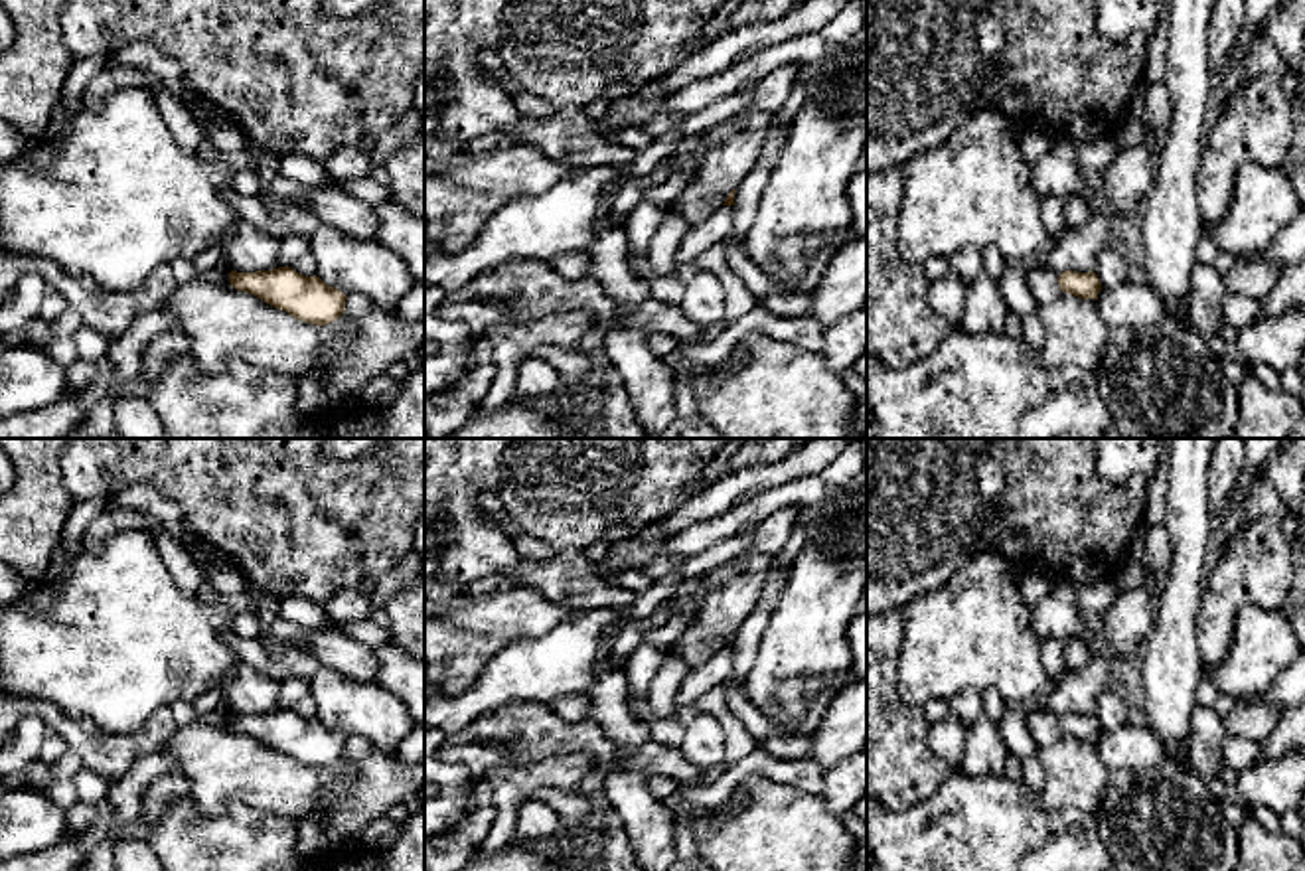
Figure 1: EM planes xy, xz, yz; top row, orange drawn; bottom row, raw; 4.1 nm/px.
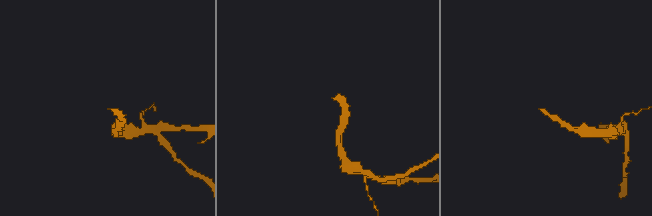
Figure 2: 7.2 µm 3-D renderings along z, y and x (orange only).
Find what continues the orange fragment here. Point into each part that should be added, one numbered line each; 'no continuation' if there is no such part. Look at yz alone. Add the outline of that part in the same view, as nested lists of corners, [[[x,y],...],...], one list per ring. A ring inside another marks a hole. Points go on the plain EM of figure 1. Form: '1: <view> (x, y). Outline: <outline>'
1: yz (1043, 725). Outline: [[[1029,705],[1025,725],[1036,747],[1046,747],[1062,737],[1058,727],[1060,715]]]

